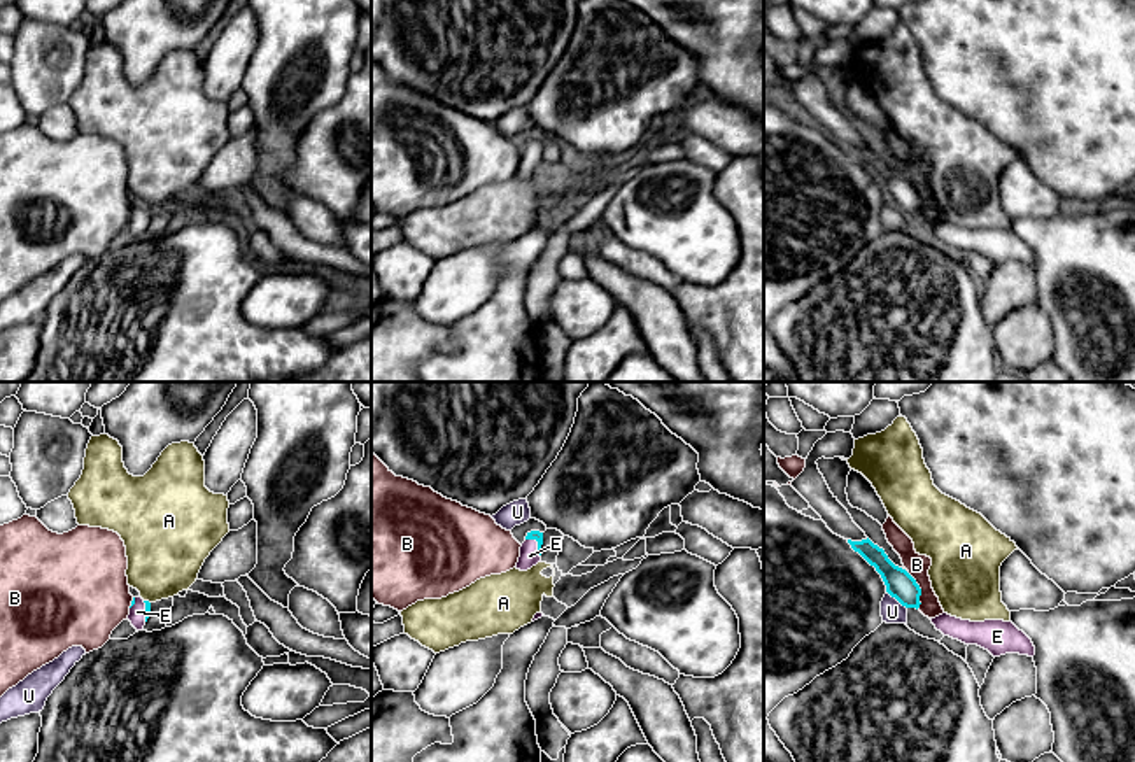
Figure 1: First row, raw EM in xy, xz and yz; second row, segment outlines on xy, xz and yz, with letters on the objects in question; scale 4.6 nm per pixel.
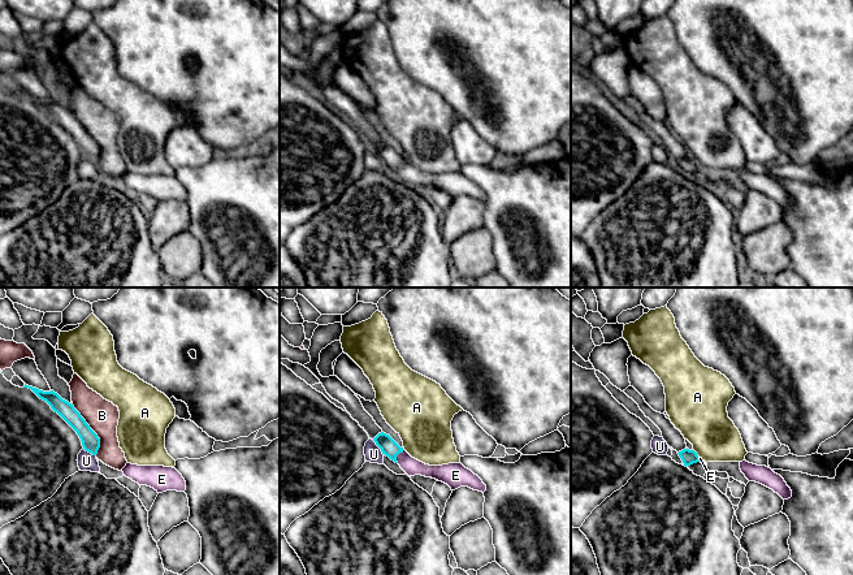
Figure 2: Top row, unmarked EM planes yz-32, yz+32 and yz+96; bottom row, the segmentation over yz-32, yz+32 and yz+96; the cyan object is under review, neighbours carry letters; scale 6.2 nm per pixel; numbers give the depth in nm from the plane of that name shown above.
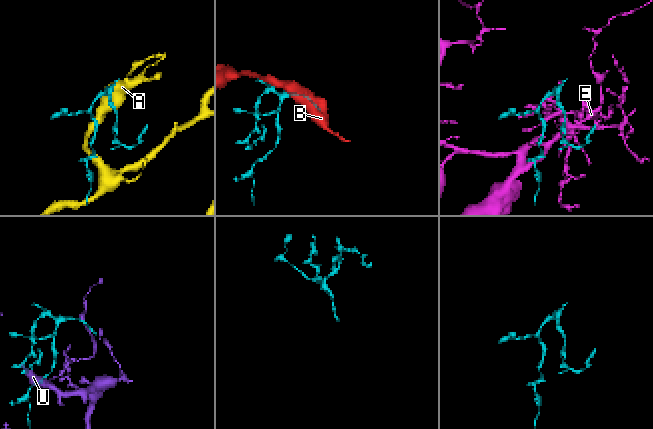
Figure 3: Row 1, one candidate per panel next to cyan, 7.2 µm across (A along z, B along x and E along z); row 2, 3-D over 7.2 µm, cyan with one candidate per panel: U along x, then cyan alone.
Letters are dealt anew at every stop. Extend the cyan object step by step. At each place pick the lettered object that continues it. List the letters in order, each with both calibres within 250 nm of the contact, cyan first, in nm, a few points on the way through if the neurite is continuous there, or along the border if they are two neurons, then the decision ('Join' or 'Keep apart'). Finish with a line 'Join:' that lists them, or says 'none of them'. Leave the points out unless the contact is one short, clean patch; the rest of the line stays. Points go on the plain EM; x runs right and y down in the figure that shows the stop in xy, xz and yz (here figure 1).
A: Thickness 30 nm (cyan) against 360 nm. Boundary: xy (144, 207), (149, 211). Keep apart
B: Thickness 130 nm (cyan) against 100 nm. Keep apart
E: Thickness 50 nm (cyan) against 90 nm. Path across: xz (535, 142), (538, 151), (529, 163). Join
U: Thickness 130 nm (cyan) against 110 nm. Boundary: yz (887, 198), (906, 216). Keep apart
Join: E

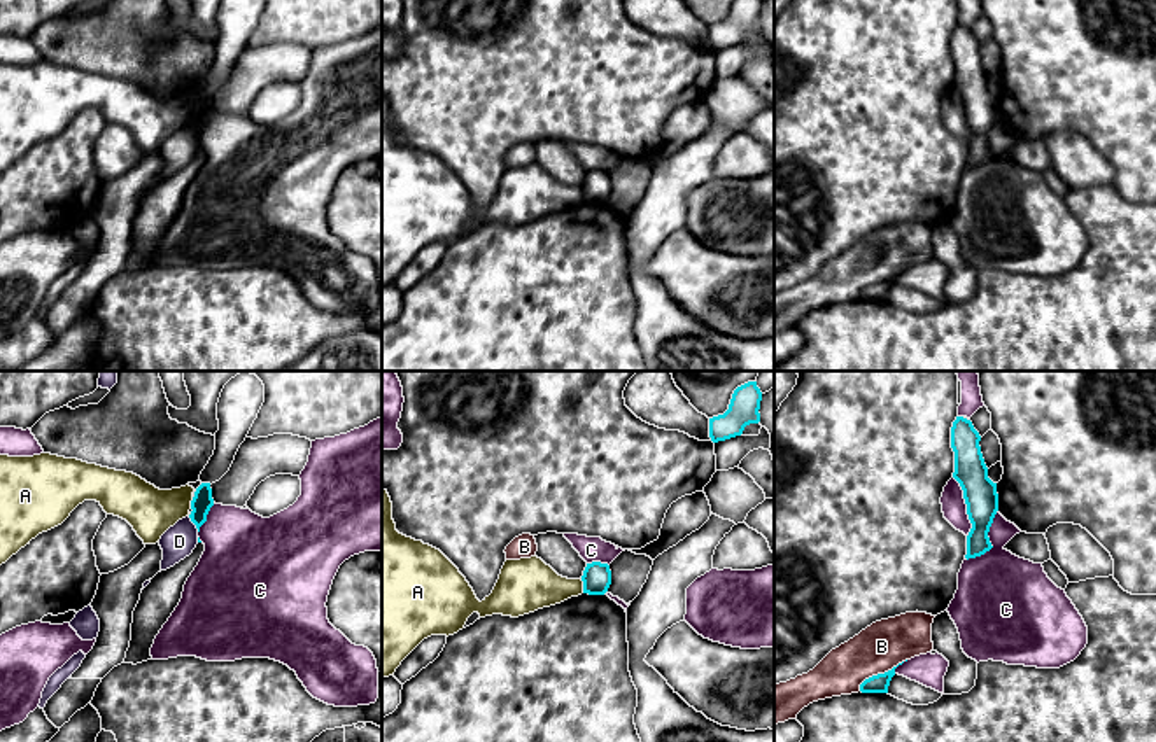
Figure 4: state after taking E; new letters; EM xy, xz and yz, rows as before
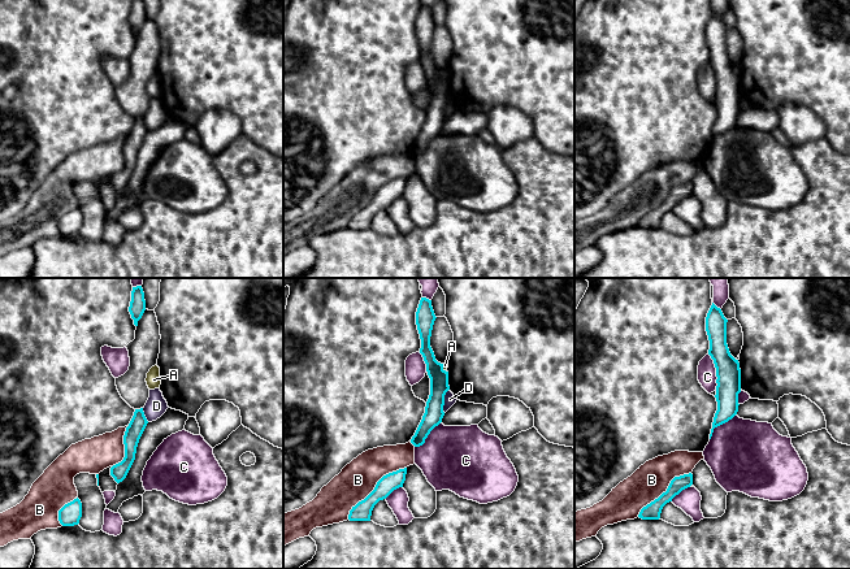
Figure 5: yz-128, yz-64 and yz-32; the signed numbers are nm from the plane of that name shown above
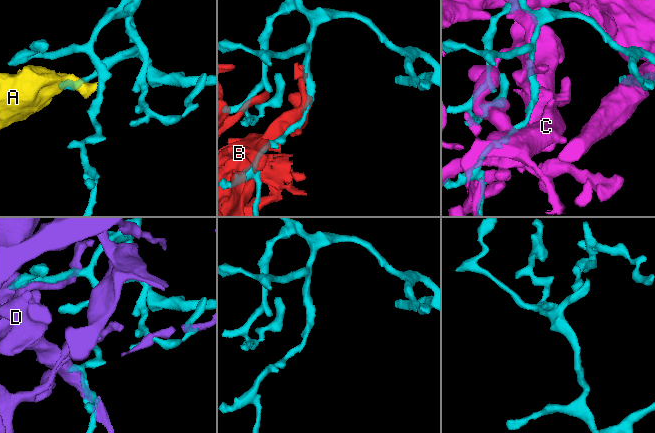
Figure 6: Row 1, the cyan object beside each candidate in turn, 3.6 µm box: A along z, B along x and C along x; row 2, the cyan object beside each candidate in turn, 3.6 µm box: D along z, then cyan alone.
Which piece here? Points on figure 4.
A: Thickness 130 nm (cyan) against 240 nm. Keep apart
B: Thickness 90 nm (cyan) against 220 nm. Keep apart
C: Thickness 160 nm (cyan) against 380 nm. Keep apart
D: Thickness 90 nm (cyan) against 150 nm. Keep apart
Join: none of them

